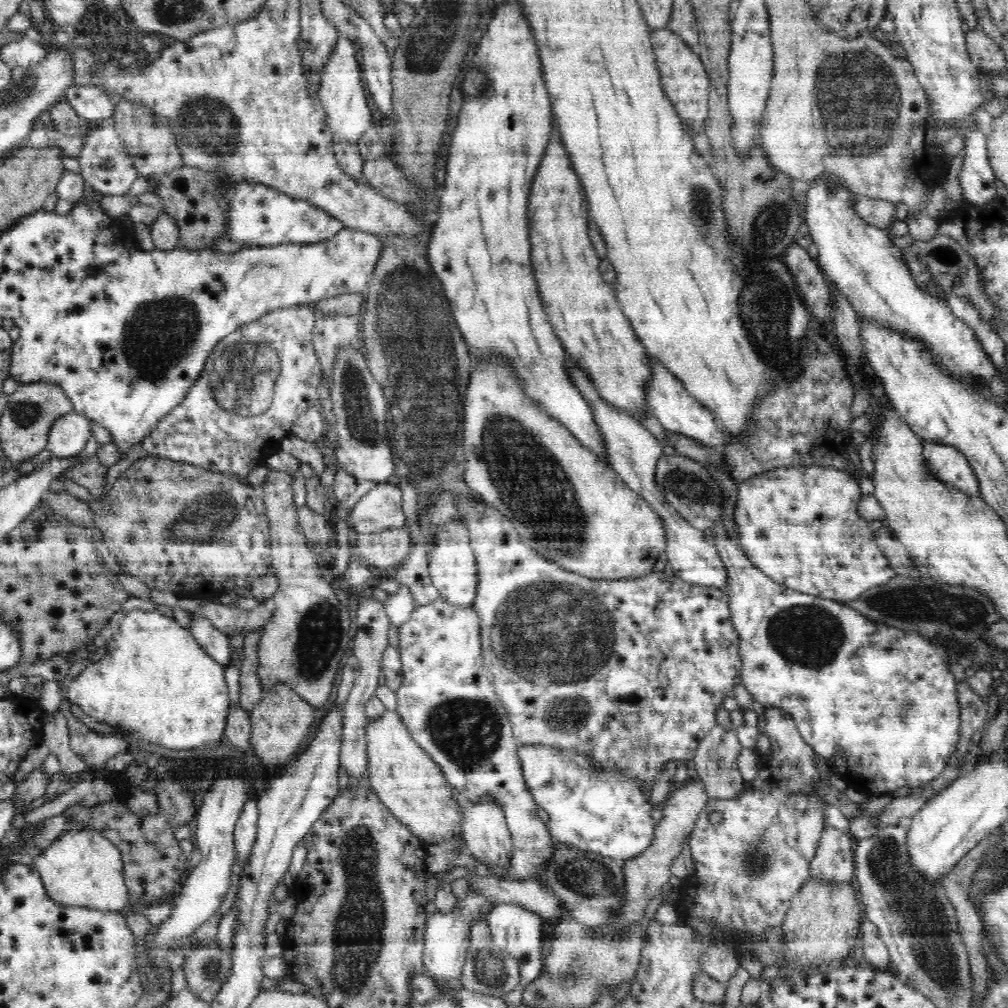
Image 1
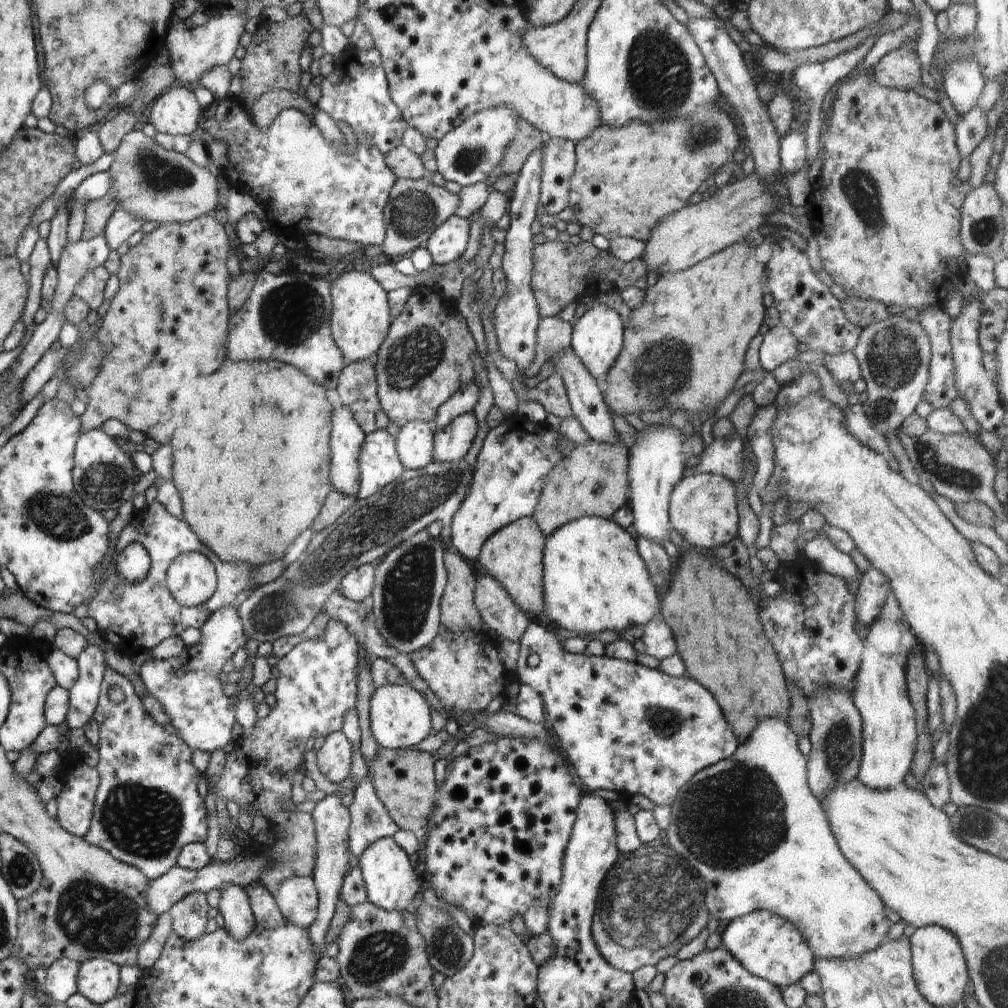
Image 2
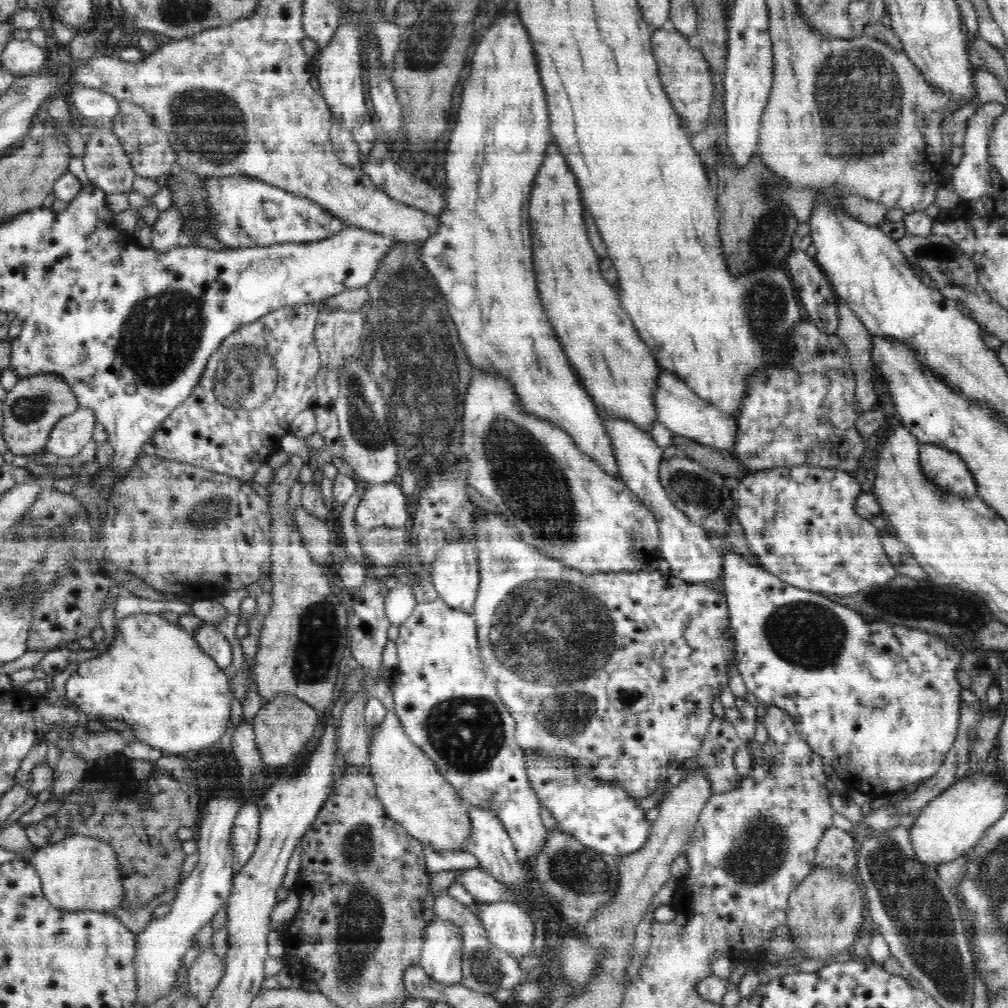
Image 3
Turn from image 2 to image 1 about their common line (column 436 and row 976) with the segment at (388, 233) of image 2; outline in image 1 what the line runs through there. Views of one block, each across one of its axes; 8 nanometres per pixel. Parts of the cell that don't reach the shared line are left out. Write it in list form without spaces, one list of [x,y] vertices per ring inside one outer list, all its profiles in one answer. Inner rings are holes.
[[[216,937],[210,943],[207,948],[194,950],[193,961],[184,964],[190,992],[208,1004],[214,1000],[214,996],[232,972],[232,952],[220,951]]]

